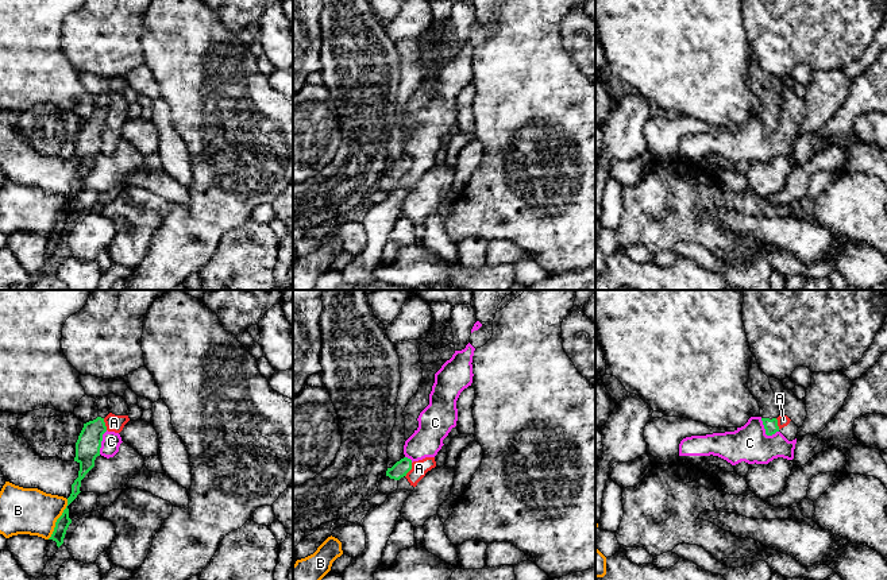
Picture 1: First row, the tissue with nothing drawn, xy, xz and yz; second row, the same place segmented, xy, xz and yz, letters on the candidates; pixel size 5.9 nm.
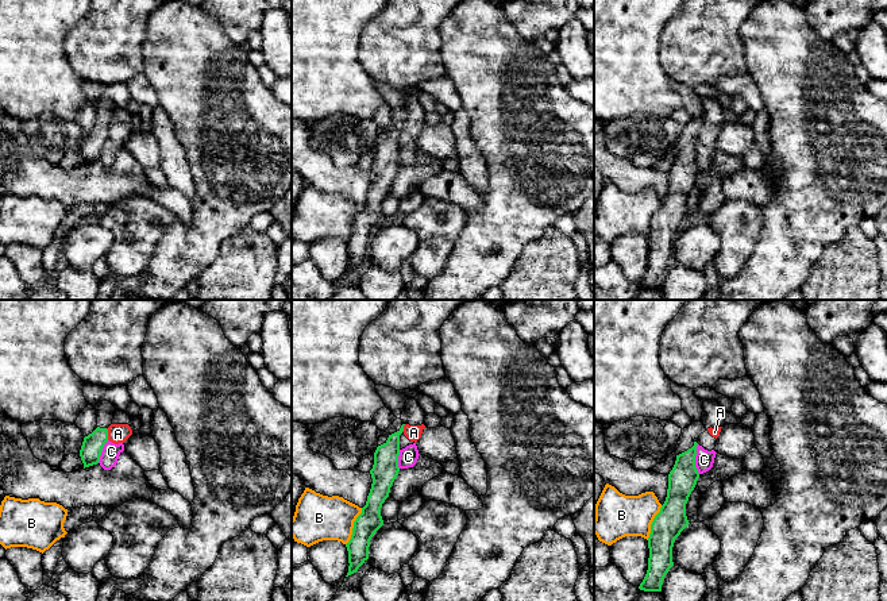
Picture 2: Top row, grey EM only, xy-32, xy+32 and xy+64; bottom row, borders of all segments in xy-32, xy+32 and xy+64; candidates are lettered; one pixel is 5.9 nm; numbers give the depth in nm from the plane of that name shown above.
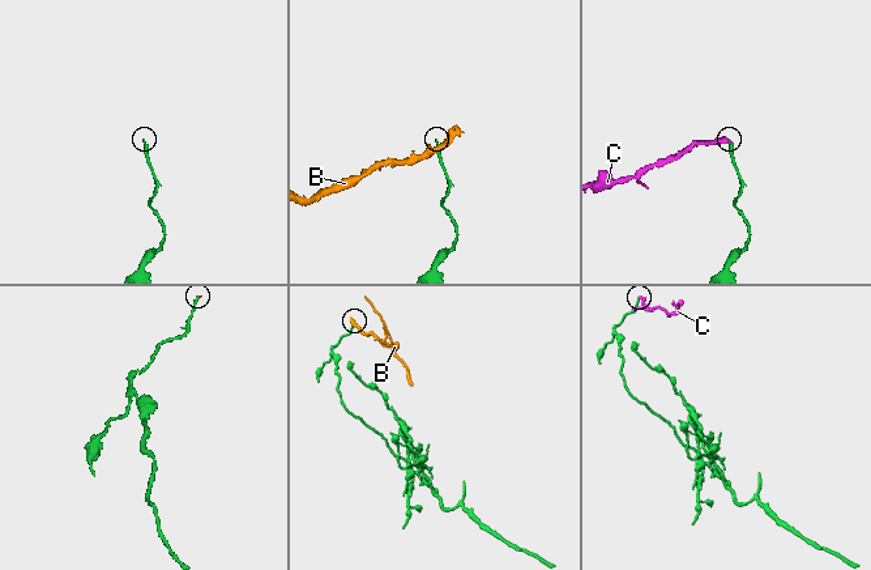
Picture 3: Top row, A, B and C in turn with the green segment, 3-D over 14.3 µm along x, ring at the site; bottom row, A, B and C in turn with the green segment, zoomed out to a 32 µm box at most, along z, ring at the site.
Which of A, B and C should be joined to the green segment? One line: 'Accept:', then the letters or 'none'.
Accept: none

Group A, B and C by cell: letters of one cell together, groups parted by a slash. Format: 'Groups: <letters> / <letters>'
Groups: A C / B

